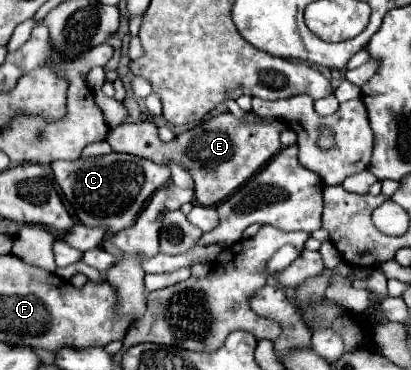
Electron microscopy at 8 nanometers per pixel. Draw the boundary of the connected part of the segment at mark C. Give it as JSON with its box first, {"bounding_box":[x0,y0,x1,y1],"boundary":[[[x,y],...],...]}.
{"bounding_box":[52,152,170,258],"boundary":[[[116,152],[100,158],[78,158],[72,162],[56,160],[52,162],[52,172],[64,192],[64,198],[70,200],[76,218],[84,226],[106,228],[106,236],[102,238],[100,248],[116,258],[122,258],[124,252],[118,246],[112,246],[112,234],[132,226],[148,196],[158,188],[166,186],[170,180],[170,168],[158,166],[146,158]]]}

